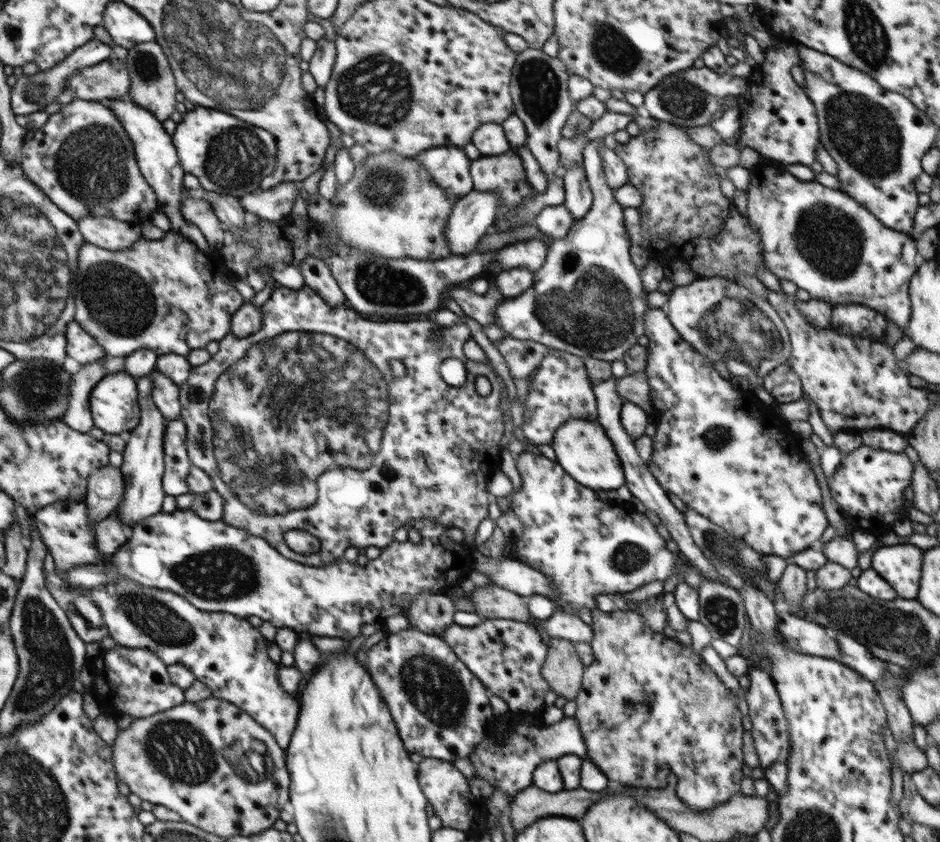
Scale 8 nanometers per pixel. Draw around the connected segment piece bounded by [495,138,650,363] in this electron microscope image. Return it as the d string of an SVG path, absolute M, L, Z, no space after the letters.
M602 138L591 140L583 150L583 167L593 194L593 203L590 210L586 213L584 218L573 223L566 238L563 238L562 240L554 240L552 242L549 246L544 264L534 273L533 285L528 290L525 290L520 296L511 297L510 299L506 299L502 304L499 304L495 310L495 318L496 326L504 331L504 336L517 340L540 342L540 344L544 344L544 346L548 347L550 350L568 352L582 360L586 358L586 356L590 356L590 358L596 358L596 360L604 360L612 363L616 360L623 360L624 354L635 344L638 344L638 339L641 336L644 336L643 316L650 308L648 308L648 305L642 300L642 292L645 292L645 290L643 290L642 279L639 270L634 267L634 263L632 263L632 258L630 257L630 246L633 243L630 241L630 235L628 235L626 227L624 227L622 213L624 207L616 202L613 190L608 186L605 174L603 173L603 160L597 149L597 146L600 143L604 143Z

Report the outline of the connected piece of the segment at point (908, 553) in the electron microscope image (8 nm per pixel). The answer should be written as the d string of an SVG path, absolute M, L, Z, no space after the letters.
M911 543L883 545L872 555L871 568L905 600L915 600L921 579L924 551Z

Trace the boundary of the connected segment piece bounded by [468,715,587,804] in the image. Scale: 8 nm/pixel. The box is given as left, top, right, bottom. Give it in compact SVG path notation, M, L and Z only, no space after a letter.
M520 715L516 719L517 723L503 733L498 733L498 726L494 724L495 734L484 737L468 755L477 776L502 790L509 804L521 790L533 785L533 772L545 760L557 760L565 754L584 758L587 751L579 723L573 716L564 715L554 724L542 722L538 726L530 725Z

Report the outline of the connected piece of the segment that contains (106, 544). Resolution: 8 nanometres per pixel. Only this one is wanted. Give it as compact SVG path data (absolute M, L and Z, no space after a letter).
M117 514L101 520L95 526L96 548L103 556L113 556L113 554L129 539L130 529L121 522Z

